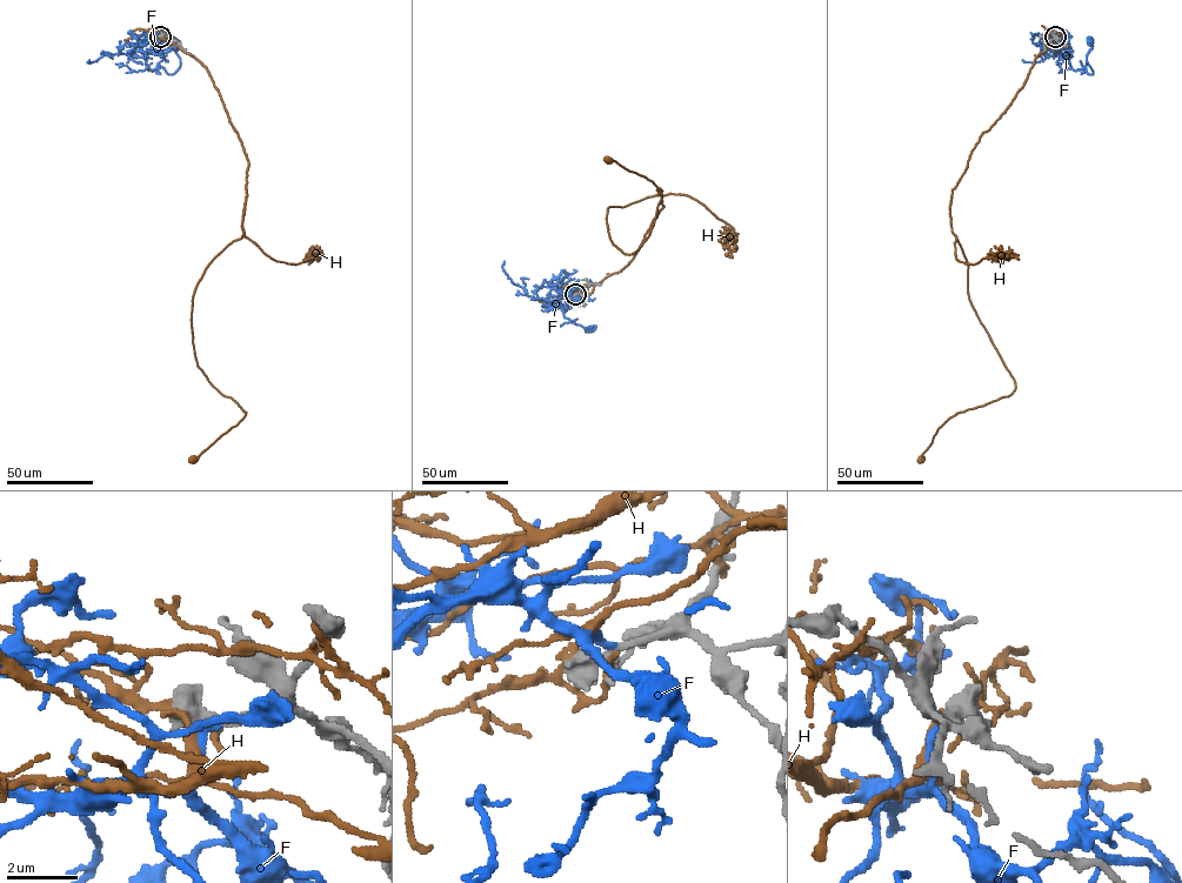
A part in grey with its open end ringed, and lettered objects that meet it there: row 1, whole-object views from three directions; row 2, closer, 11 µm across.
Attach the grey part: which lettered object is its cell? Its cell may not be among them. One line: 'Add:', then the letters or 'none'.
Add: F

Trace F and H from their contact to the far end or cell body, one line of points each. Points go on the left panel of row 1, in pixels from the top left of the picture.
F: (160, 37), (134, 49), (145, 60), (148, 69), (162, 67), (173, 74), (178, 69), (180, 58), (173, 42)
H: (160, 37), (206, 67), (248, 161), (242, 236), (207, 267), (191, 314), (198, 366), (246, 413), (193, 459)

